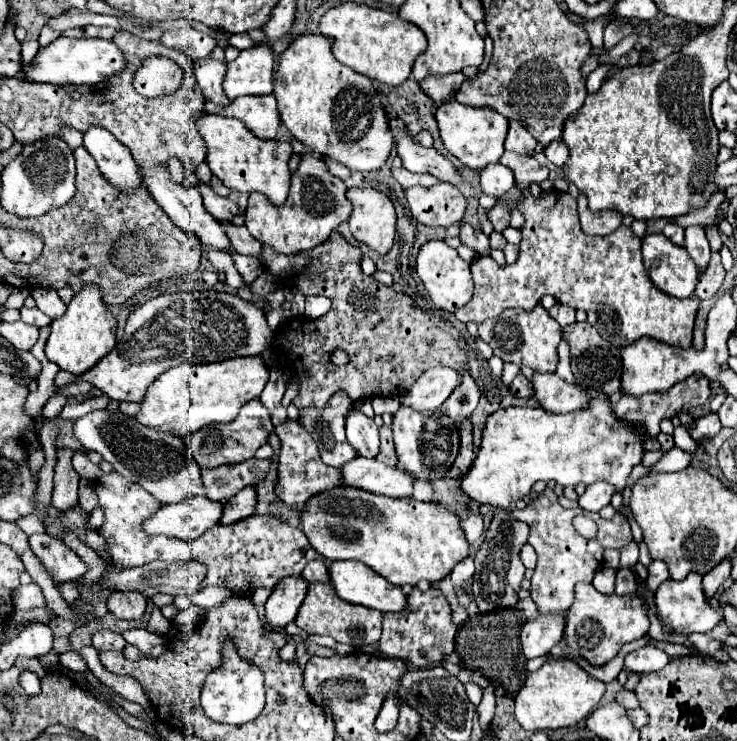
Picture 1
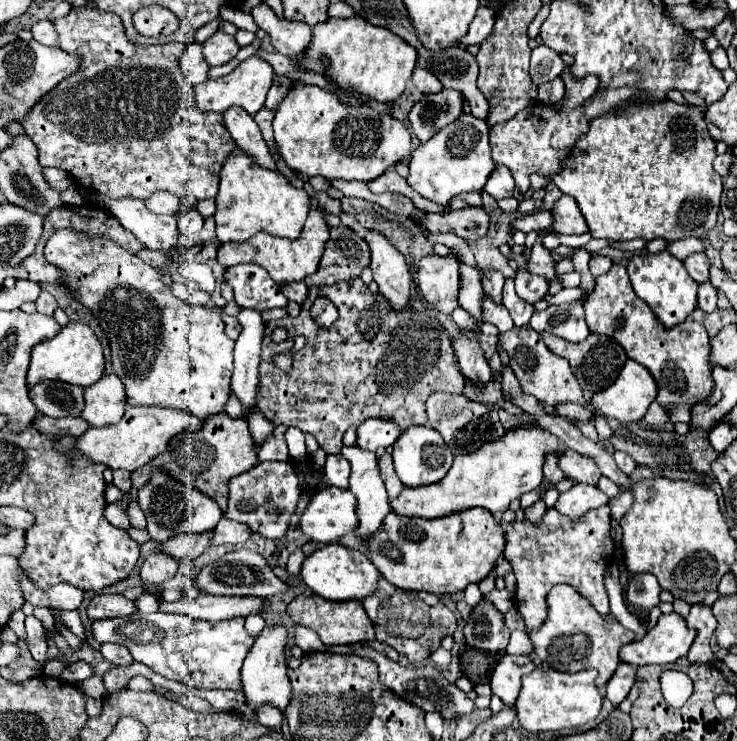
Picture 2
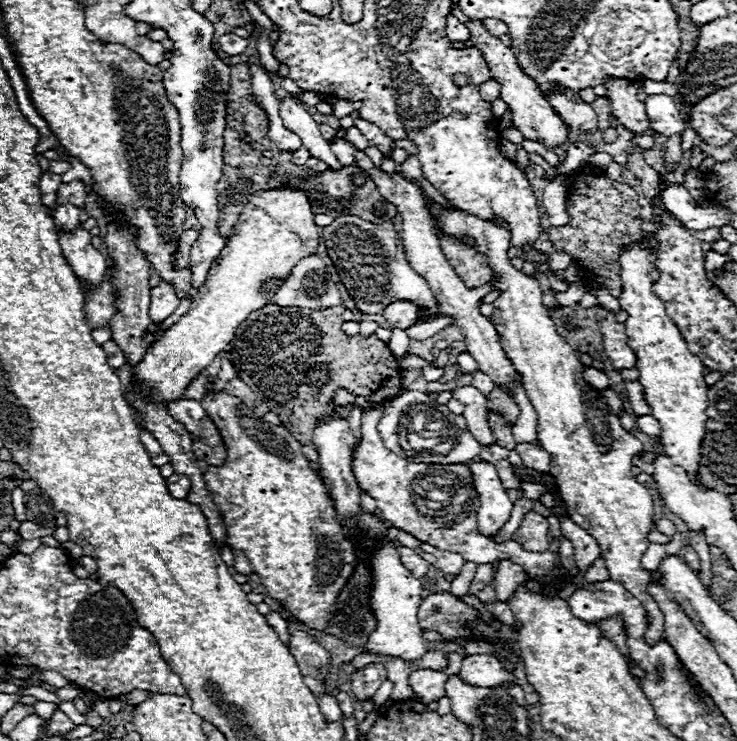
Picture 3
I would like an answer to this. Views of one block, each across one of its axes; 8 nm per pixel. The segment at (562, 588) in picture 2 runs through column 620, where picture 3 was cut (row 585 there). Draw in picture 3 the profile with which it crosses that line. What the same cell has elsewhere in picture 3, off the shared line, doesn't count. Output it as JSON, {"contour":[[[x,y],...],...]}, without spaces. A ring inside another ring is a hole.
{"contour":[[[428,200],[428,204],[444,234],[460,242],[462,236],[474,238],[476,244],[472,248],[488,258],[492,268],[488,284],[502,290],[502,296],[492,302],[494,312],[490,320],[494,326],[504,326],[496,328],[496,332],[538,414],[538,440],[550,454],[550,474],[556,478],[568,514],[598,542],[610,578],[624,582],[628,592],[644,606],[650,618],[646,642],[654,644],[662,640],[664,616],[654,604],[654,598],[646,592],[646,586],[652,582],[652,572],[640,568],[640,558],[648,548],[646,536],[654,528],[654,504],[648,490],[638,484],[630,472],[632,456],[642,450],[642,442],[622,428],[620,418],[610,412],[606,398],[582,378],[586,366],[578,360],[576,350],[558,334],[546,310],[540,282],[510,264],[508,226],[496,220],[482,220],[458,208],[448,210],[434,200]]]}

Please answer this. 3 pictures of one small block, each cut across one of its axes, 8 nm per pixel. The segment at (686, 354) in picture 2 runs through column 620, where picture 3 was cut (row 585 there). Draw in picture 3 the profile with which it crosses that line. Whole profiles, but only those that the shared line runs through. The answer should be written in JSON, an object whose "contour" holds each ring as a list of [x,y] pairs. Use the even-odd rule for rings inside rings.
{"contour":[[[208,392],[204,400],[200,400],[200,404],[204,404],[206,416],[220,430],[228,450],[228,462],[224,466],[210,466],[204,472],[208,492],[216,508],[220,508],[220,514],[224,516],[226,542],[232,550],[244,552],[252,566],[252,572],[256,572],[266,586],[266,594],[270,594],[278,602],[284,602],[288,612],[308,628],[324,632],[330,622],[332,606],[336,604],[336,598],[348,582],[356,562],[354,550],[344,538],[324,482],[318,478],[310,460],[302,454],[300,442],[294,440],[294,436],[286,428],[256,418],[244,402],[234,396],[230,398],[226,392]]]}

